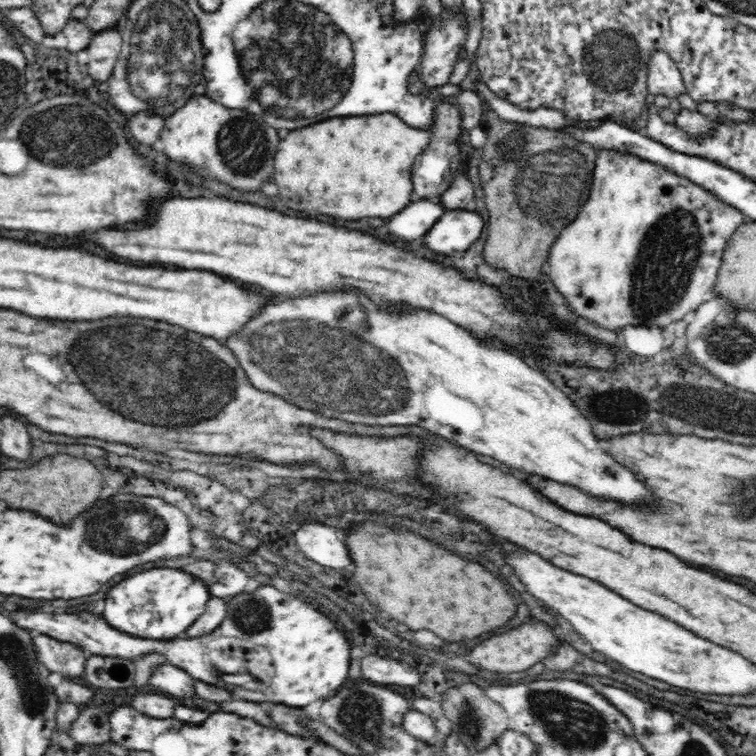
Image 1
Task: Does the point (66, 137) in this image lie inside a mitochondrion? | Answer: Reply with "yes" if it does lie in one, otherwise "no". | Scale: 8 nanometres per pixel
yes

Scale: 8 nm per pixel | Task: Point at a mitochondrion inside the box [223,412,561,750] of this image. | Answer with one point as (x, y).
(359, 715)

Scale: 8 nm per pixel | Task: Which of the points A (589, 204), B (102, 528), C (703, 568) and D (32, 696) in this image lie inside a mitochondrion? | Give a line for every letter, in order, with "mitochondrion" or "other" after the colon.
A: mitochondrion
B: mitochondrion
C: other
D: mitochondrion

